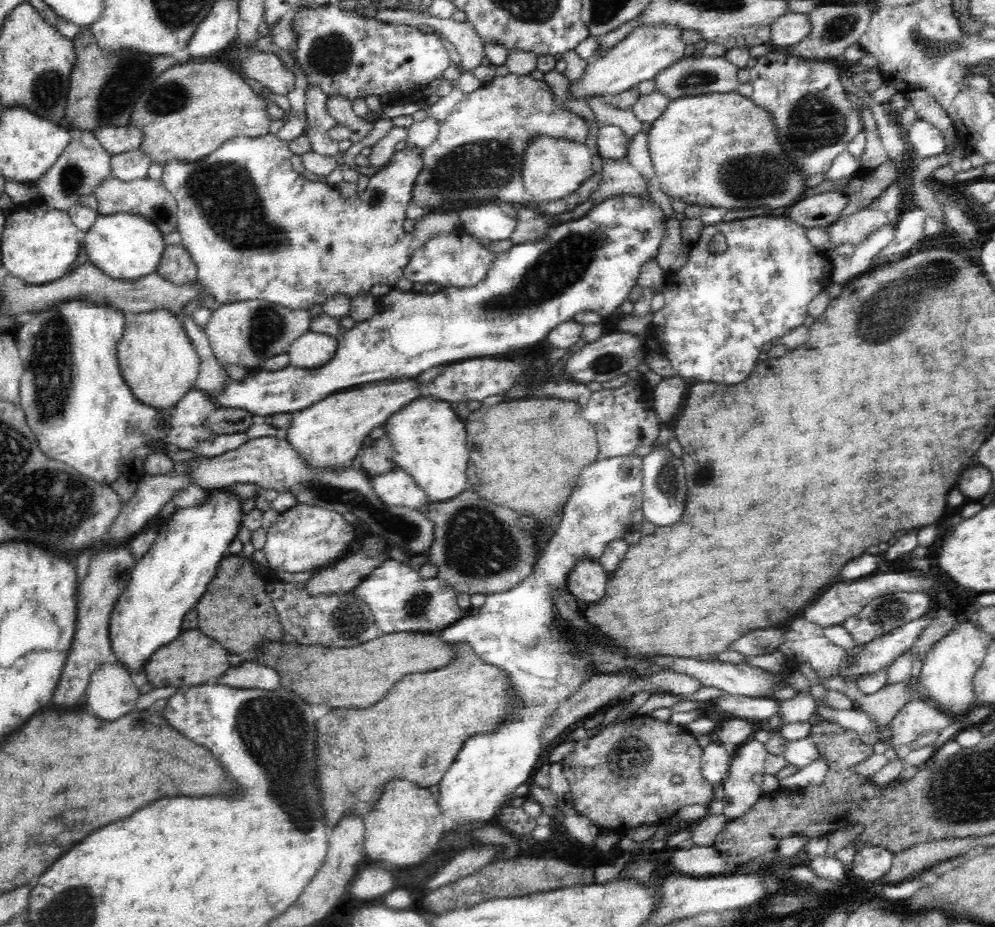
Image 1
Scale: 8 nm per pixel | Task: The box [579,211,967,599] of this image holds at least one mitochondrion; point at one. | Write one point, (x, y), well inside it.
(894, 300)

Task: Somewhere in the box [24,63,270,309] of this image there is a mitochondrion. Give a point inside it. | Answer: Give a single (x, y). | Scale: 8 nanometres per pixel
(168, 97)

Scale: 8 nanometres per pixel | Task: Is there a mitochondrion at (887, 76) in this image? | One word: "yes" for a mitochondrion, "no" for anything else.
no

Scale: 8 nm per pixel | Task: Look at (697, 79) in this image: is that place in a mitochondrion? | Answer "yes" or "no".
yes

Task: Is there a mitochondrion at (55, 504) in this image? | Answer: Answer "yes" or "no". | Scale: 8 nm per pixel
yes

